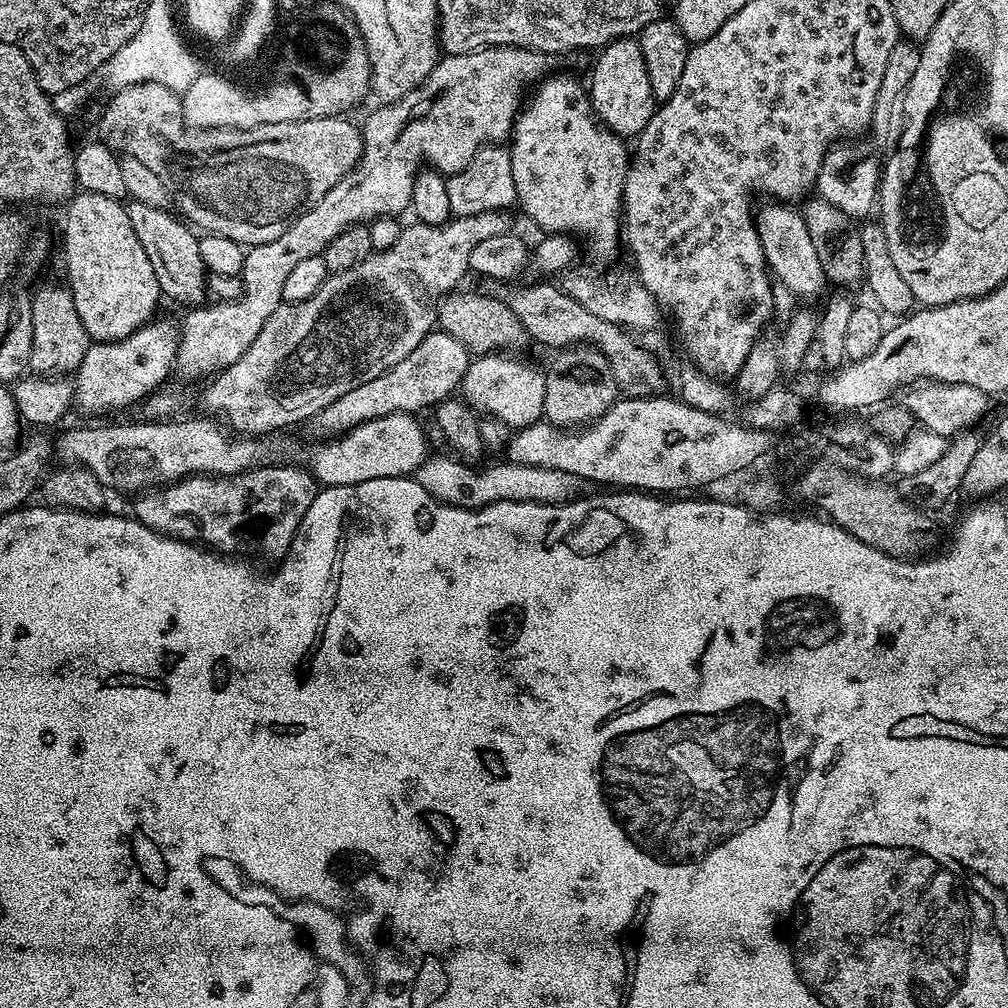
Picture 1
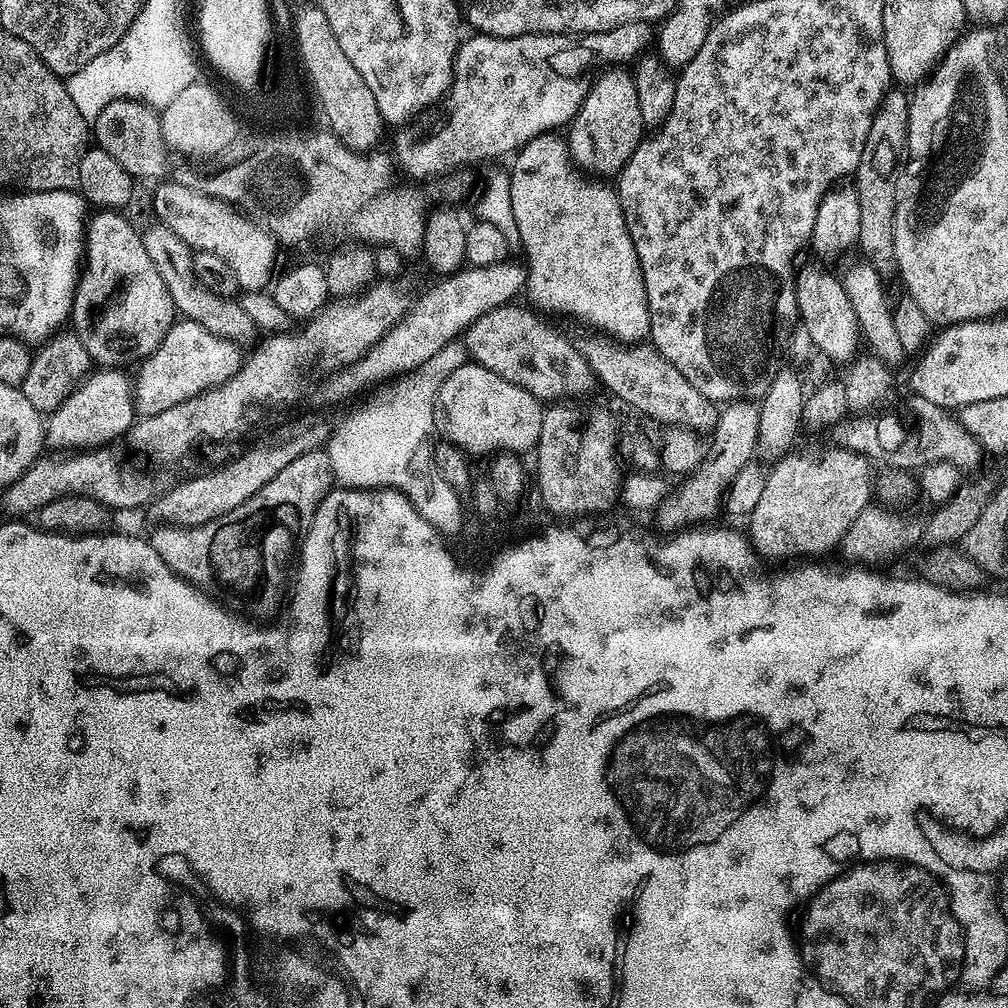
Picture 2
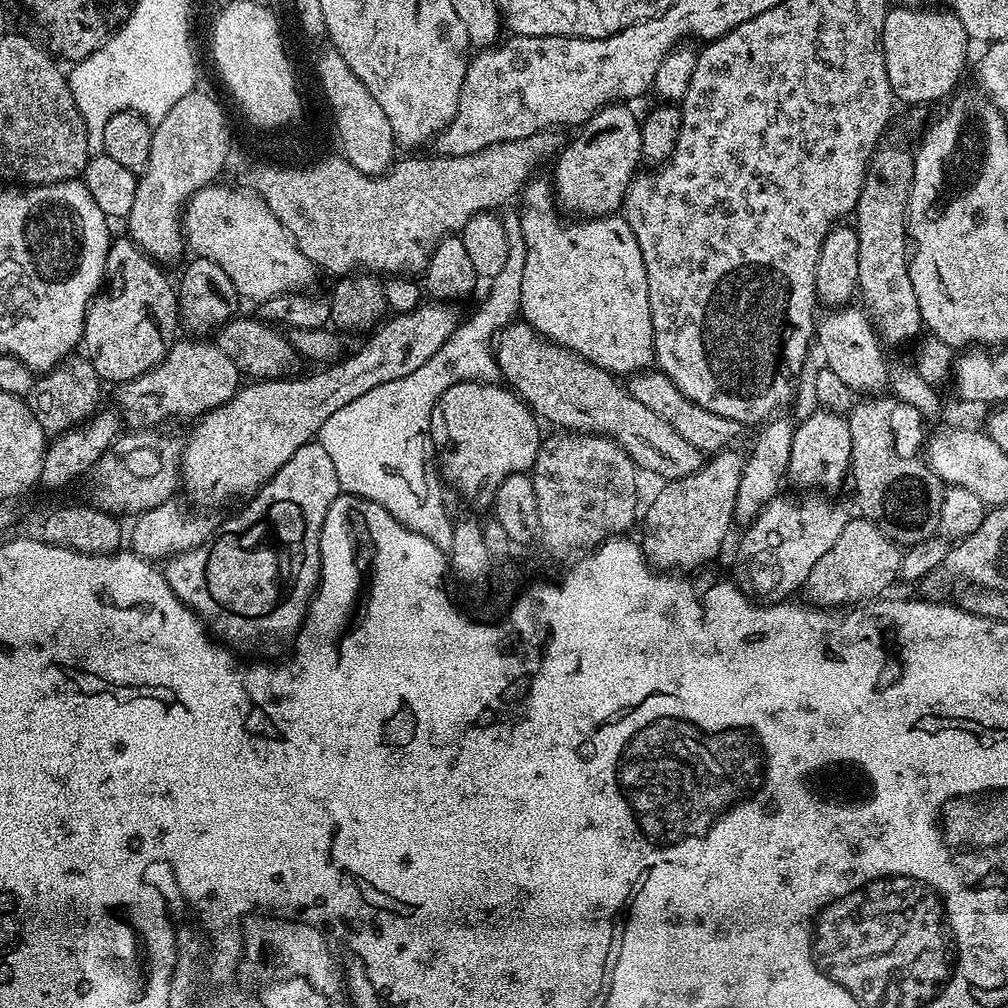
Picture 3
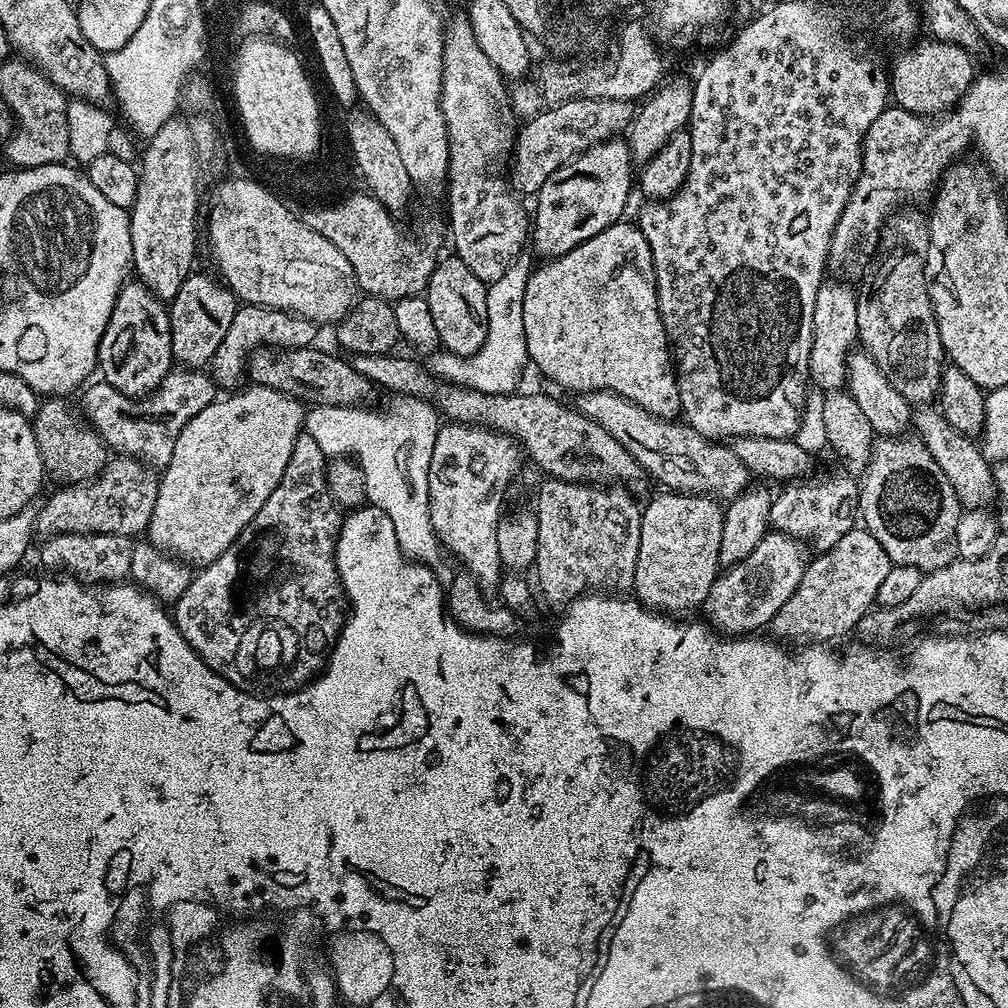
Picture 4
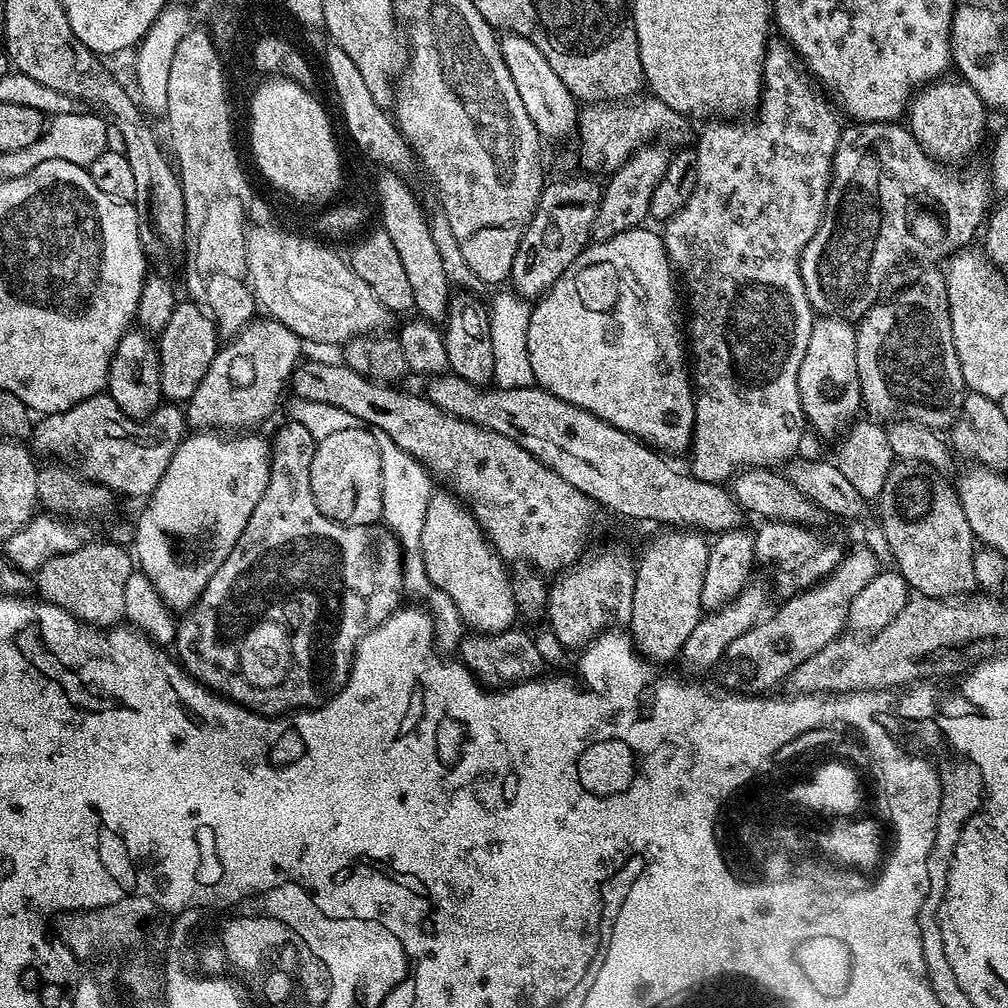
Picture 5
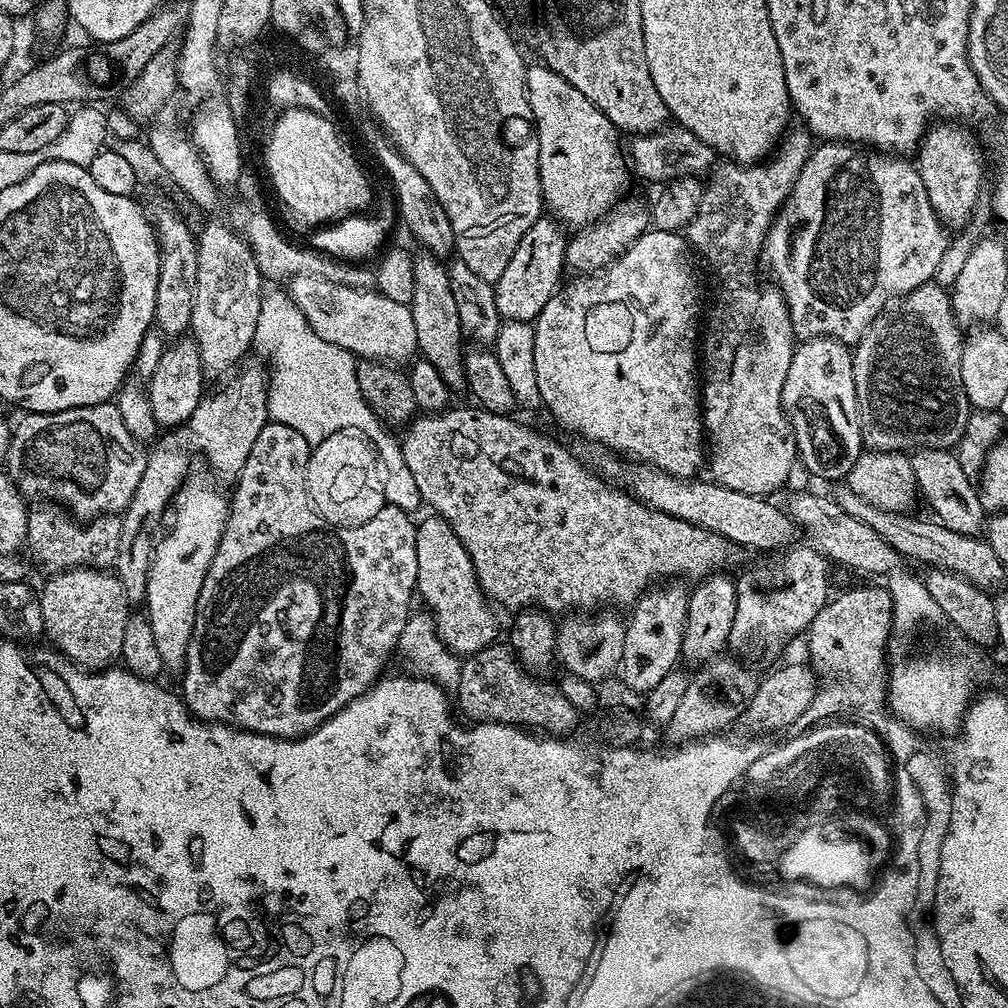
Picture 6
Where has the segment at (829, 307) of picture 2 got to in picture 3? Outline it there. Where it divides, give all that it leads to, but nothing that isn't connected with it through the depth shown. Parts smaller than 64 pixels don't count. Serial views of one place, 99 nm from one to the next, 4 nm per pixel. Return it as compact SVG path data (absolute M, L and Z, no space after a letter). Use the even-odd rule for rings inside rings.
M840 306L835 310L828 310L824 317L819 317L818 323L814 328L814 339L821 343L826 349L828 367L838 374L841 382L846 382L850 386L853 394L880 394L888 388L888 366L889 357L884 357L885 349L882 347L882 341L874 327L867 311L863 307L857 306Z

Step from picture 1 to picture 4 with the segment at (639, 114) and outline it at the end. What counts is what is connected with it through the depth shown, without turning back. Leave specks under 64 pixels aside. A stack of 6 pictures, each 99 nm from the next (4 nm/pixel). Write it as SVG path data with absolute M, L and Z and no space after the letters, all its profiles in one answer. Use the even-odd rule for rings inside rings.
M613 138L590 146L569 164L563 164L558 170L554 170L554 174L546 178L540 191L535 193L536 216L534 212L530 220L531 247L536 247L537 254L544 256L540 258L555 258L574 250L574 246L594 238L594 234L606 230L623 217L620 215L628 204L628 195L631 192L634 192L634 161L627 139Z

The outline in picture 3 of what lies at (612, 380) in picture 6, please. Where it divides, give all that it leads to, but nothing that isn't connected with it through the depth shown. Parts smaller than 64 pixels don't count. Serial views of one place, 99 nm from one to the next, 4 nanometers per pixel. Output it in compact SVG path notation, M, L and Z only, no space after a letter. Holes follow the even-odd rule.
M533 178L525 184L523 200L524 205L518 208L522 238L526 238L526 266L522 270L520 295L523 323L529 324L538 335L570 349L583 360L605 368L617 377L624 378L645 371L653 363L656 351L646 262L642 262L642 250L638 250L638 238L634 238L634 230L630 230L620 214L576 218L573 224L567 224L563 220L565 217L558 211L553 185L539 178Z

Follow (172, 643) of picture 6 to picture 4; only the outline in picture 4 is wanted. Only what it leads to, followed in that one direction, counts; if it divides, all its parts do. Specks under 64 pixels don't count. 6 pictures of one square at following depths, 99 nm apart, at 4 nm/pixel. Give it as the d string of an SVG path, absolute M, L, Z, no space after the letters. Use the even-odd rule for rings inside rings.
M261 384L247 387L225 395L228 396L225 400L213 400L210 406L194 414L194 418L182 426L182 434L178 434L178 442L174 442L174 454L170 454L170 462L158 476L158 498L154 514L150 514L147 539L161 552L189 566L214 562L235 542L238 534L246 530L254 514L266 506L266 498L270 498L278 482L282 482L290 454L294 454L294 442L305 431L305 401Z

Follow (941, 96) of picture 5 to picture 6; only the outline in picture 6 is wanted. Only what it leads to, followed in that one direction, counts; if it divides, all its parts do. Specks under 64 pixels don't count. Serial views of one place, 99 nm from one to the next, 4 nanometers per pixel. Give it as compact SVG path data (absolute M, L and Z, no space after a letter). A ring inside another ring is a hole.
M936 122L924 133L914 156L920 172L926 198L934 206L934 214L949 230L959 230L971 221L976 204L982 199L980 187L984 184L984 166L980 162L980 148L967 127L956 122Z

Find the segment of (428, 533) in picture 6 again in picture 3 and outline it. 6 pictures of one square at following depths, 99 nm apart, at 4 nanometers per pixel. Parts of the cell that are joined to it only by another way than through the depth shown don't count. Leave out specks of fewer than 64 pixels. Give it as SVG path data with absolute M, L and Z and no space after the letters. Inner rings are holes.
M458 382L450 386L450 390L442 394L442 398L438 398L430 414L432 447L438 457L439 471L441 468L445 478L456 483L461 498L468 503L465 505L472 510L491 509L498 486L502 486L502 482L510 478L510 474L528 472L536 463L542 439L540 427L542 424L536 413L515 392L496 382Z

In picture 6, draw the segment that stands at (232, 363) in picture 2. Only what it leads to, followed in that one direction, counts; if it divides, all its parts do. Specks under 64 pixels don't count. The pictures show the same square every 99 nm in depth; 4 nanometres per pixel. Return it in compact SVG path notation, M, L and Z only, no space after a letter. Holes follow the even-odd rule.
M115 403L82 406L61 412L30 412L21 417L20 421L15 421L12 430L6 471L25 498L32 502L61 505L81 522L105 514L123 513L132 501L134 490L138 490L138 482L142 482L148 452L145 445L136 443L130 430L126 430Z

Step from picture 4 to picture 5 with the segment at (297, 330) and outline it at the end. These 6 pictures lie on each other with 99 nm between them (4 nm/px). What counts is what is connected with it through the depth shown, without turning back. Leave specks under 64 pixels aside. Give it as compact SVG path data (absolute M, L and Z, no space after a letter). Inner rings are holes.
M253 318L250 323L239 332L237 336L231 337L227 341L225 346L217 347L216 357L214 362L210 362L210 370L206 370L205 376L202 378L202 382L198 382L198 390L194 390L194 394L186 402L186 424L189 429L192 430L252 430L255 424L260 424L272 411L276 408L276 403L280 400L280 395L283 394L284 388L286 392L286 385L292 377L292 371L296 369L296 365L301 363L302 356L300 356L300 347L302 347L302 341L298 334L294 334L294 330L290 330L282 322L273 320L271 318Z

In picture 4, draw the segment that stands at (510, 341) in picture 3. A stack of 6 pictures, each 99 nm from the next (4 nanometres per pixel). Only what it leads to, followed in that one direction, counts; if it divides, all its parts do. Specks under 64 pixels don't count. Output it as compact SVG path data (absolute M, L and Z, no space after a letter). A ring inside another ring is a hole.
M601 390L586 392L579 397L578 407L583 416L590 417L598 426L602 426L630 454L645 473L648 472L664 484L665 489L685 494L707 494L727 502L735 496L747 492L750 487L750 474L738 458L734 458L732 448L724 442L707 440L698 430L694 430L687 422L679 419L663 420L630 402L617 392ZM749 480L749 481L748 481Z

